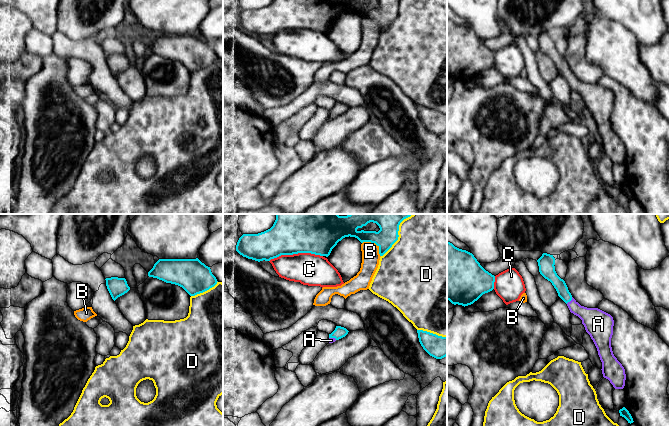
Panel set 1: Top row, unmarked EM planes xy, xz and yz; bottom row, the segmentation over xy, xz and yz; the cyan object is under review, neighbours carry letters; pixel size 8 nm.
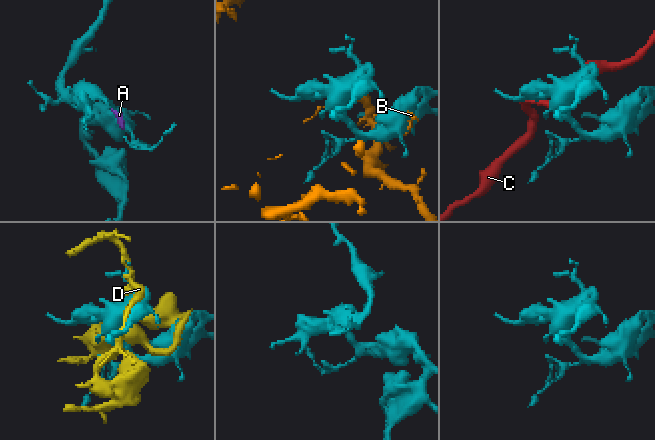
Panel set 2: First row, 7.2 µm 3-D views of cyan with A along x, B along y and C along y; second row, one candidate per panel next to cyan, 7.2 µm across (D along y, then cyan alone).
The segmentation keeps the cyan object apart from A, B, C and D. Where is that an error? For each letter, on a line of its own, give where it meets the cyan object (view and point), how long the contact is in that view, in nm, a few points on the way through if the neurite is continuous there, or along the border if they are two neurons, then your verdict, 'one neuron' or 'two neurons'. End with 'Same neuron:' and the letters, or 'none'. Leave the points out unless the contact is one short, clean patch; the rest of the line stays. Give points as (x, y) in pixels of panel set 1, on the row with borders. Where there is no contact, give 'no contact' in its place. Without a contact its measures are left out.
A: meets cyan in yz at (569, 301); contact 80 nm long; runs through yz (559, 284), (569, 301), (578, 310), (593, 319); one neuron
B: meets cyan in xz at (375, 243); contact 190 nm long; two neurons
C: meets cyan in xz at (295, 253); contact 440 nm long; two neurons
D: meets cyan in xz at (397, 233); contact 440 nm long; two neurons
Same neuron: A

